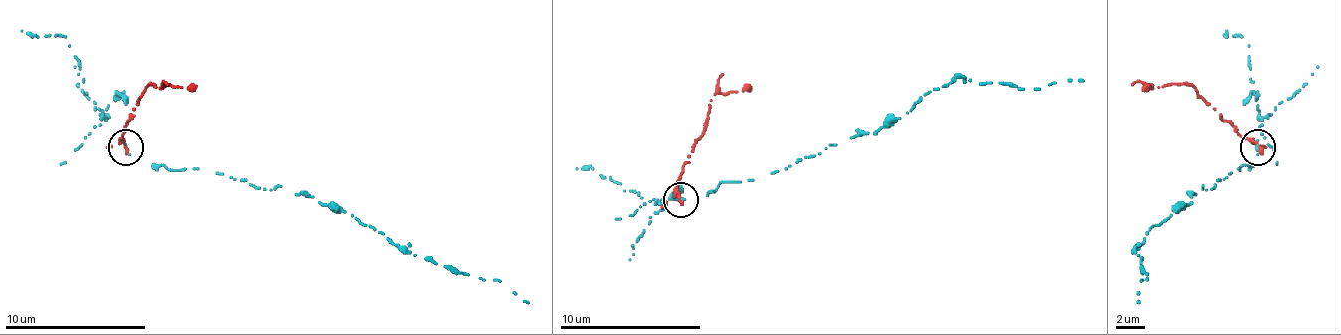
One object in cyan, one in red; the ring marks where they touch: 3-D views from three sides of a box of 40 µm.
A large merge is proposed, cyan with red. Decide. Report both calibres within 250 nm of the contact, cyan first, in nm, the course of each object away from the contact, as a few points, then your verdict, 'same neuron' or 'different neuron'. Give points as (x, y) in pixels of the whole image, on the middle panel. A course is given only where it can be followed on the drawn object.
180/240 nm | cyan via (682, 200), (894, 126), (925, 94), (957, 76), (1017, 87), (1084, 80) | red via (682, 200), (678, 175), (703, 133), (713, 94), (752, 87) | different neuron

